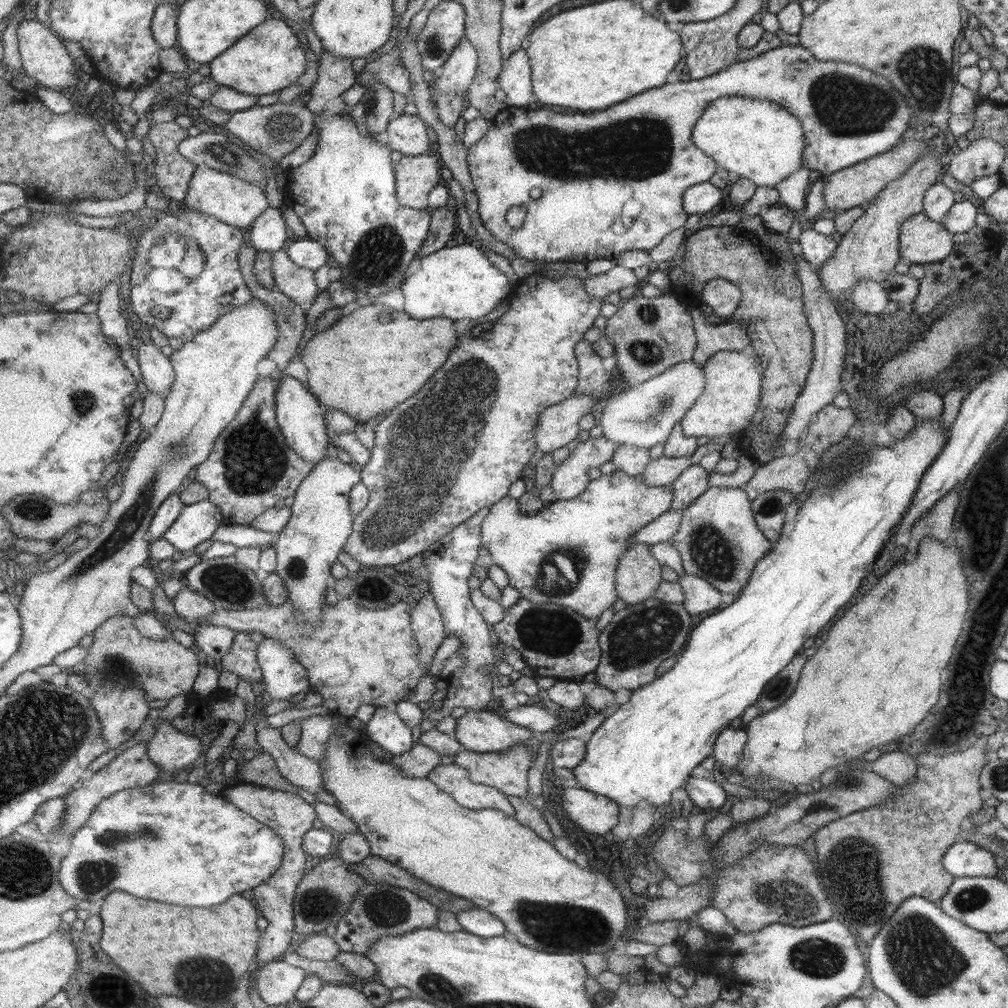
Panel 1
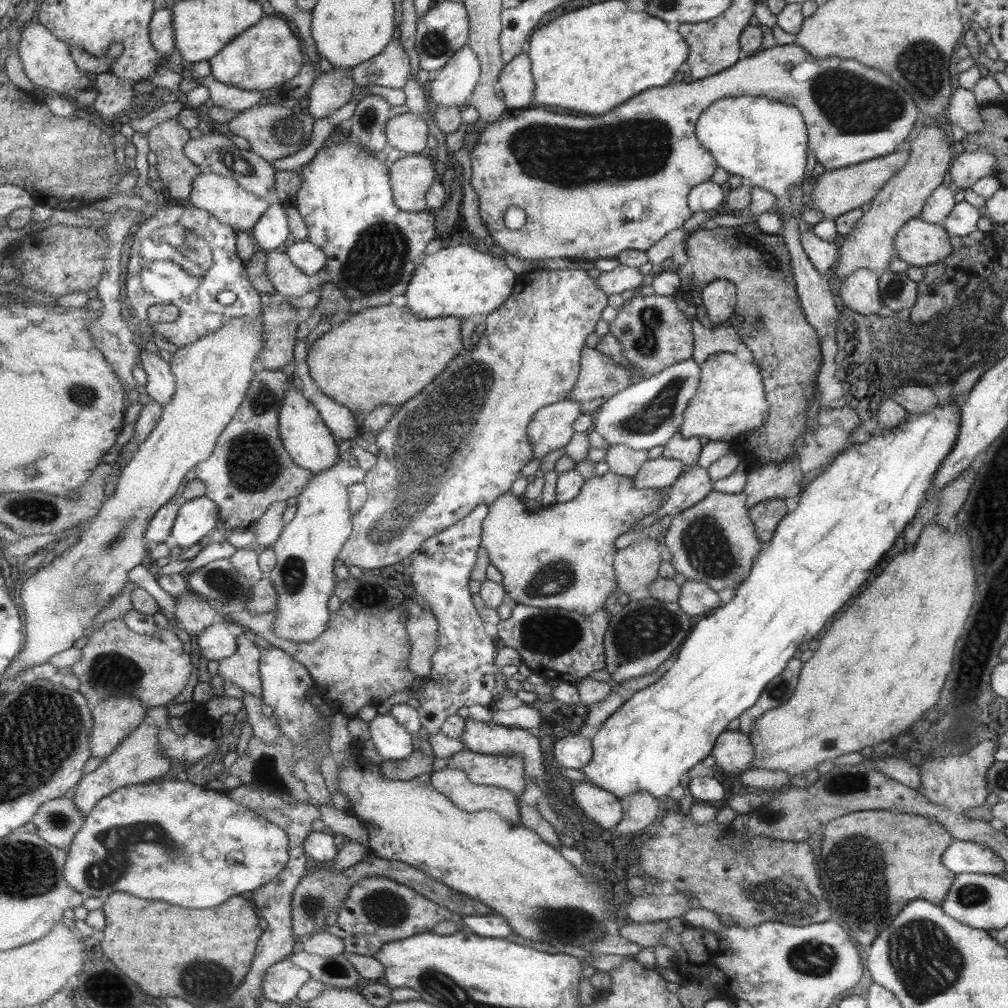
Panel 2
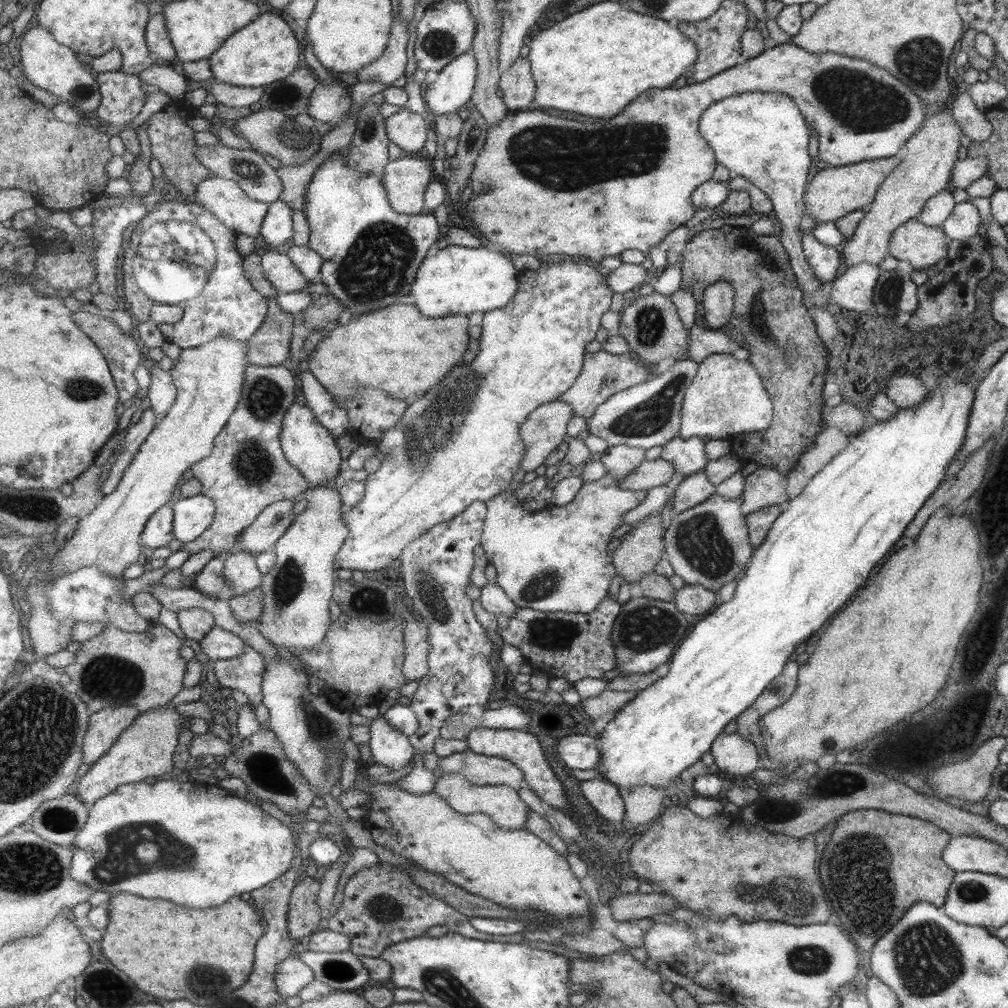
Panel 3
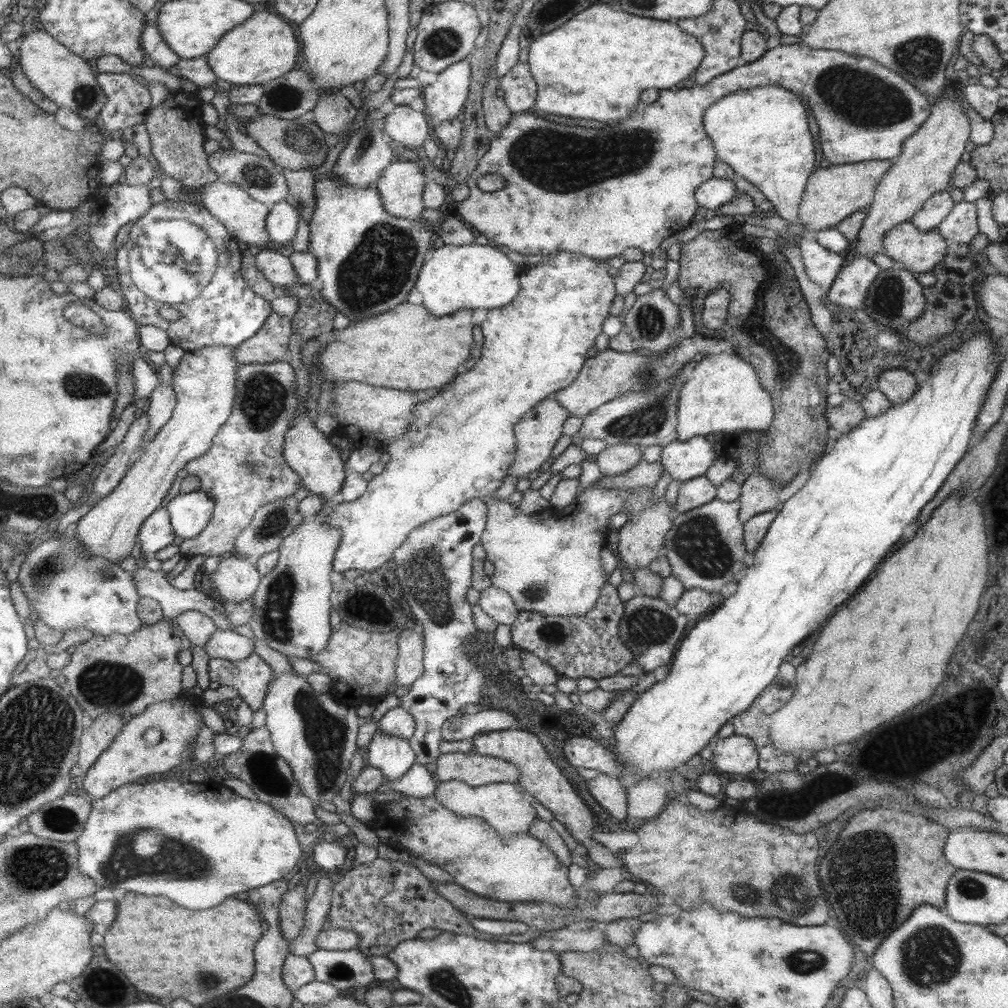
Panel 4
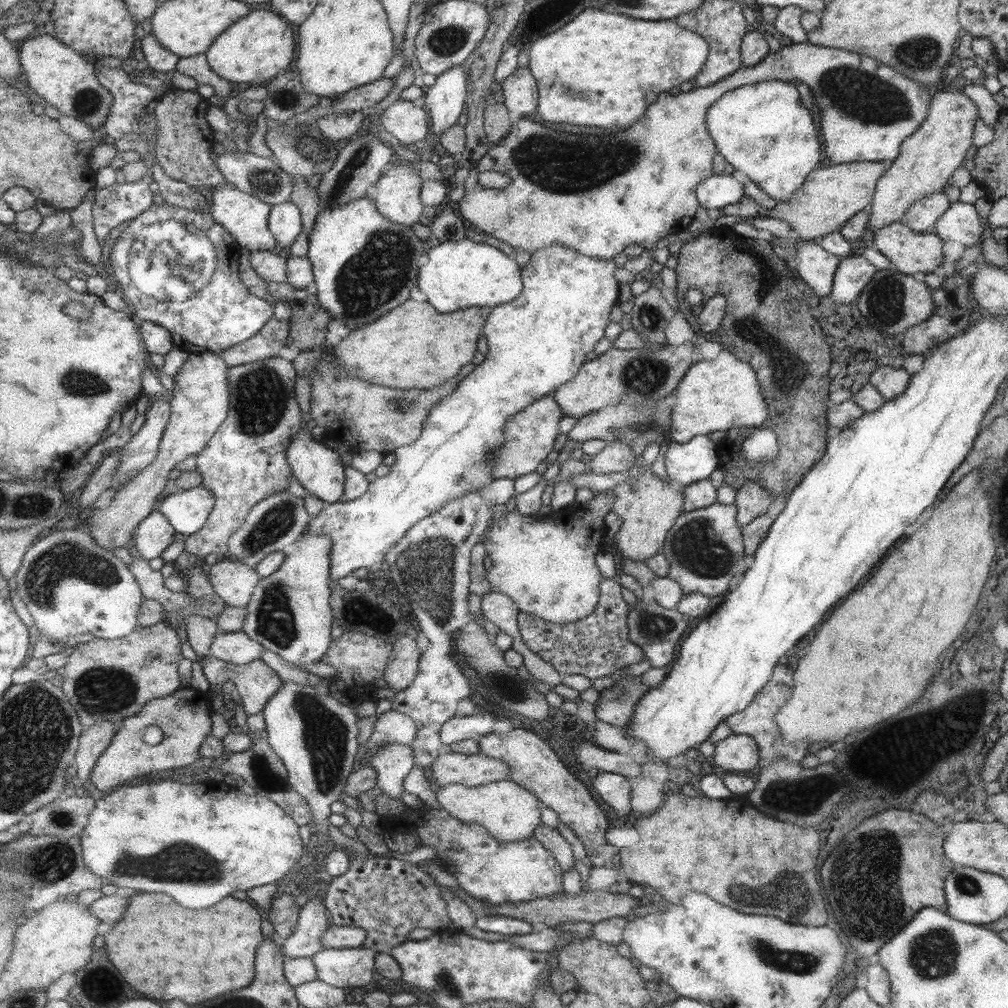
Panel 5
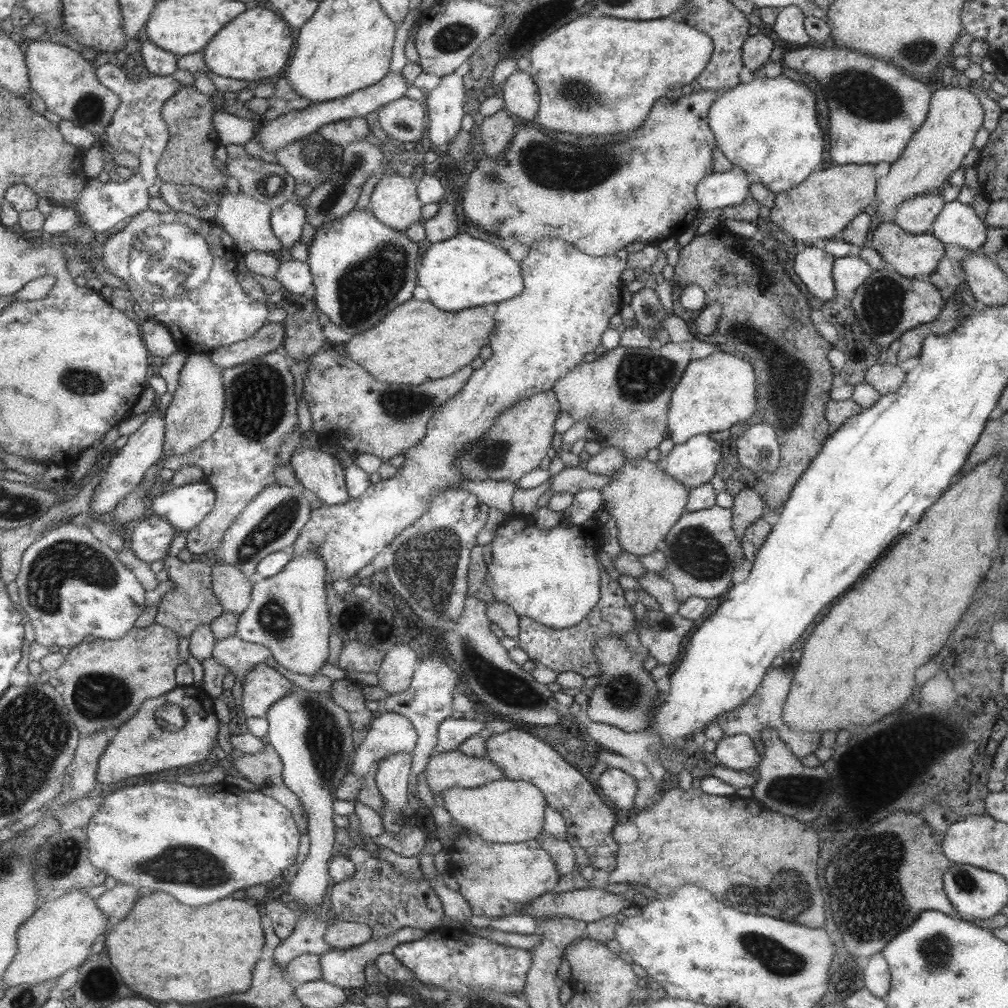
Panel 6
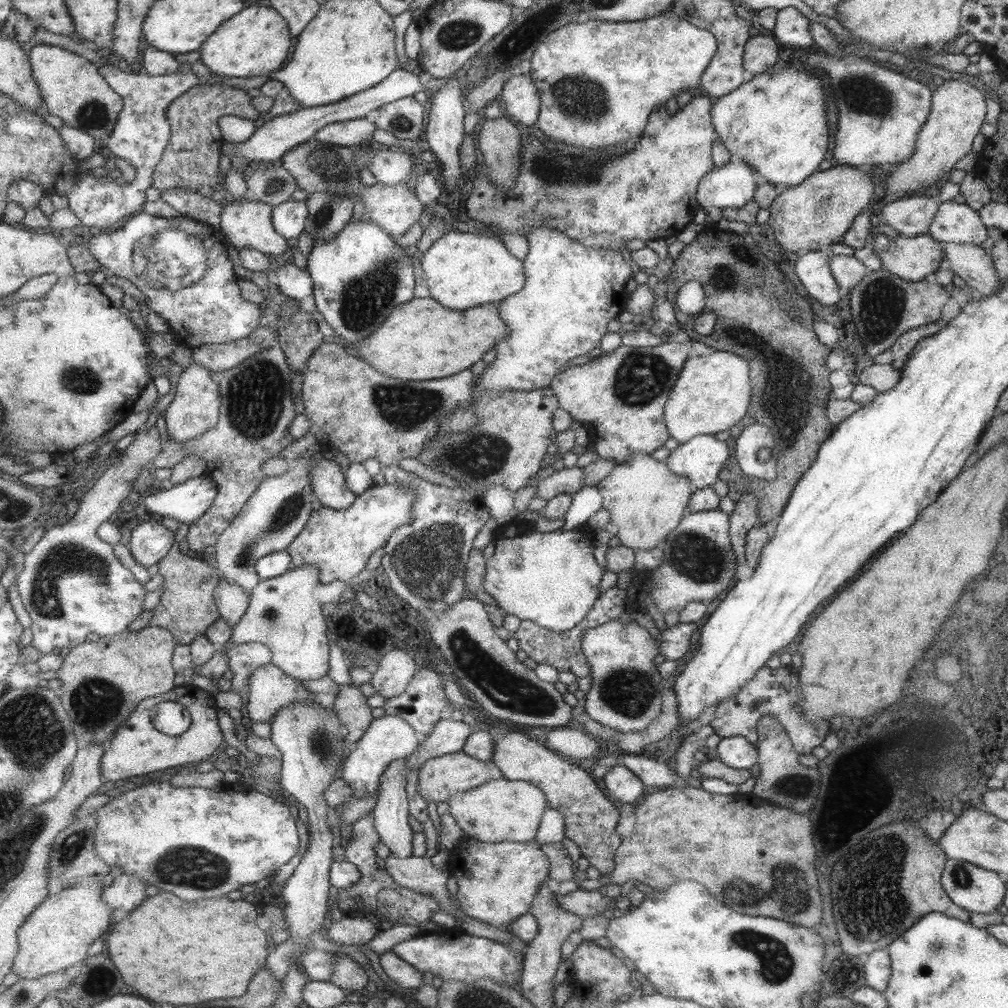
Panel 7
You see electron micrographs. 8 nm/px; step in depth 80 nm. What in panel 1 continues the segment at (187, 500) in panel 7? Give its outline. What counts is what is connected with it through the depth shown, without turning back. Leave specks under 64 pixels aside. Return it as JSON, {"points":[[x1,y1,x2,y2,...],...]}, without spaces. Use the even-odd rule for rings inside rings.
{"points":[[207,499,186,505,164,537,182,554,187,555,209,538,213,538,223,524,225,522,221,507]]}

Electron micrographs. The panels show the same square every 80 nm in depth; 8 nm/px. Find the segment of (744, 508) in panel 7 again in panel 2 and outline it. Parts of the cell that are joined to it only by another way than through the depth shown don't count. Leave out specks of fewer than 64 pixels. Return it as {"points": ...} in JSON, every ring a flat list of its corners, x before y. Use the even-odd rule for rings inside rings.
{"points":[[792,458,782,463,764,464,758,470,749,471,742,491,750,507,767,499,784,499,800,494,801,480,803,472]]}

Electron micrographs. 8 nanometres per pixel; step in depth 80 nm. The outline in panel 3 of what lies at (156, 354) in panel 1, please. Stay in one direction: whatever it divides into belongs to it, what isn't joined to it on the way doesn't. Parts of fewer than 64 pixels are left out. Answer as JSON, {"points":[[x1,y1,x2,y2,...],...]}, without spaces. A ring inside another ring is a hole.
{"points":[[152,361,151,386,147,390,148,403,160,420,169,414,171,406,177,402,178,388,170,371,163,370,161,364]]}

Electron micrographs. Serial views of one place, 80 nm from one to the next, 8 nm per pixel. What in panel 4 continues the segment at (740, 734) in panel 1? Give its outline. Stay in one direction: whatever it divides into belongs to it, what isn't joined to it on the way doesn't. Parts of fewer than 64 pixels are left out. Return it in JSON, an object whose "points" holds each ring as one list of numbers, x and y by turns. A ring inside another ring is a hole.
{"points":[[745,736,716,738,712,745,712,763,716,772,744,776,758,766,755,744]]}

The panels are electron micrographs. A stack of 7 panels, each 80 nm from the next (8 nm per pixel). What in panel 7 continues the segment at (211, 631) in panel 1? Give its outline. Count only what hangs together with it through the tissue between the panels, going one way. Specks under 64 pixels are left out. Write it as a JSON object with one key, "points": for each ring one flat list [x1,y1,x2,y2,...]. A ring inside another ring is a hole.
{"points":[[253,642,253,643,225,643,223,646,226,648,226,653,228,654,229,659,229,668,232,674,234,675,231,679,232,686,238,694,243,694,243,700,248,702,248,682,251,678,251,675,262,666,272,662,274,658,273,651,262,642]]}

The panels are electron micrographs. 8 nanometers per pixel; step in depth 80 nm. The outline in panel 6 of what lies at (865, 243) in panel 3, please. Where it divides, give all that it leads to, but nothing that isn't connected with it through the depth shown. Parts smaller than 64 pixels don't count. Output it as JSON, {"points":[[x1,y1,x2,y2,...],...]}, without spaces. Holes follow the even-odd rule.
{"points":[[959,79,950,85,935,87,925,122,913,134,911,140,905,146,903,154,890,164,887,174,878,181,878,187,876,188,877,200,874,201,878,218,883,221,891,220,897,207,904,200,928,194,928,190,939,188,945,180,948,180,948,176,960,167,959,164,965,158,967,151,971,150,976,132,983,126,983,122,984,109,980,104,979,97,969,91,966,85,961,84]]}

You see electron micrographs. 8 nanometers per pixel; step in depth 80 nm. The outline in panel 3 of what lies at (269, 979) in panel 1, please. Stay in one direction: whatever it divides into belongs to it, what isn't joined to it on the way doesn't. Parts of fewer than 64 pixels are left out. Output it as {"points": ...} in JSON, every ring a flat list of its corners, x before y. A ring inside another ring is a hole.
{"points":[[295,953,279,963,275,971,276,990,282,998,300,996,300,992,315,979,314,970]]}

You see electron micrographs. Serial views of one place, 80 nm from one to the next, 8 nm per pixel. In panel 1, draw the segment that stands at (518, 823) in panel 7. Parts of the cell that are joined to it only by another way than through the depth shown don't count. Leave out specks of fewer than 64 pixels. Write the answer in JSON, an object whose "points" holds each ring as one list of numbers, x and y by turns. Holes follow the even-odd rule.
{"points":[[450,764,440,765,429,774,435,782,464,808,475,810,495,809,515,818,515,806,510,798,498,788,476,784,465,768]]}

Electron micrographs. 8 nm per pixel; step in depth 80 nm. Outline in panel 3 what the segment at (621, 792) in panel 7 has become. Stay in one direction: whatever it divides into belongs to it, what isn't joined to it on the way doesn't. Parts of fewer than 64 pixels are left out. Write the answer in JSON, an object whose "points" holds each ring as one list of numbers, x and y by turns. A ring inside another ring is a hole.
{"points":[[587,780,578,786,581,796,587,801,587,805,597,811,599,817,619,823,624,818,624,805,621,801,619,788,609,784,609,781]]}

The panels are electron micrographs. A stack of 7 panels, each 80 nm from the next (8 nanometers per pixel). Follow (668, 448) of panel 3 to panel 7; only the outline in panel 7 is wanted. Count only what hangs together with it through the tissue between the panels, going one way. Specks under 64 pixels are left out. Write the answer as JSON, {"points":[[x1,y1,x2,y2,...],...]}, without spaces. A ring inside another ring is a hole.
{"points":[[697,435,673,449,664,463,669,472,684,476,694,491,712,486,727,456,729,450,723,442,717,442,713,435]]}

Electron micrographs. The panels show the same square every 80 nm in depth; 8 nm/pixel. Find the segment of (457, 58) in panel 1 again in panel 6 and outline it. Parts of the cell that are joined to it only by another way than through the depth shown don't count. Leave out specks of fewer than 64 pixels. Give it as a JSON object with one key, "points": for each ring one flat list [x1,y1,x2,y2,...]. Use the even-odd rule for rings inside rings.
{"points":[[455,73,448,74,426,96,424,105,430,120,428,136,439,155,447,154,448,144,461,130,463,116,470,110,465,78]]}

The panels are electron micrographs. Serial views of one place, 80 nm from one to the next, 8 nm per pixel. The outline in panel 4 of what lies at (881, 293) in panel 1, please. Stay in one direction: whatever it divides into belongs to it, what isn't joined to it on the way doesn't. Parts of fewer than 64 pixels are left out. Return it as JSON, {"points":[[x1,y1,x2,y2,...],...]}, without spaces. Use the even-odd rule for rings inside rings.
{"points":[[867,258,847,260,827,290,827,300,847,308,863,308,865,295,879,271]]}

